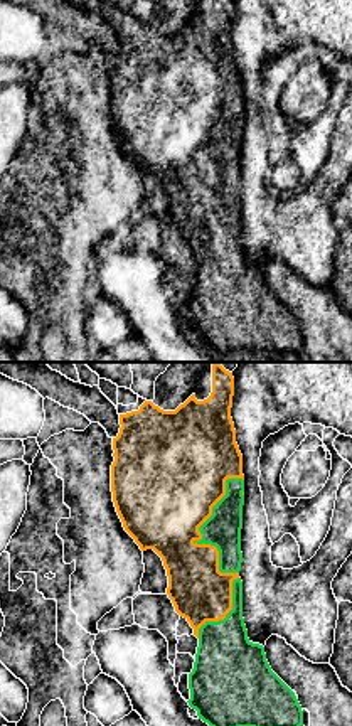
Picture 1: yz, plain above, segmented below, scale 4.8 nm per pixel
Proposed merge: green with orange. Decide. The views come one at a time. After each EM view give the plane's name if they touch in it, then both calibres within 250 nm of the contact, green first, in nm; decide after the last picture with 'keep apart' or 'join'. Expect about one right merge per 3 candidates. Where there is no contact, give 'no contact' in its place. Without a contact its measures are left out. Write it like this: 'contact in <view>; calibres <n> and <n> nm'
contact in yz; calibres 180 and 500 nm

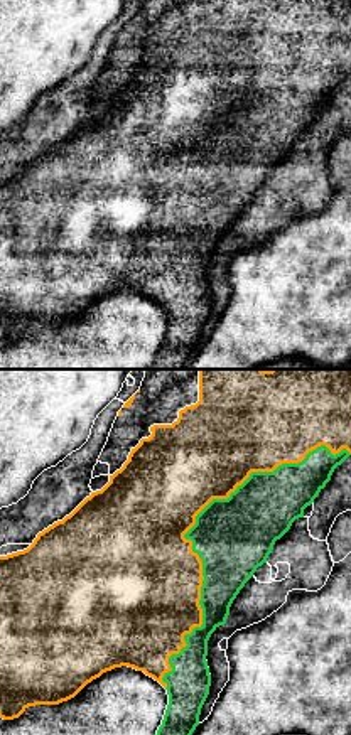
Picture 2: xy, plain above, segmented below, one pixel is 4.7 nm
contact in xy; calibres 380 and 480 nm

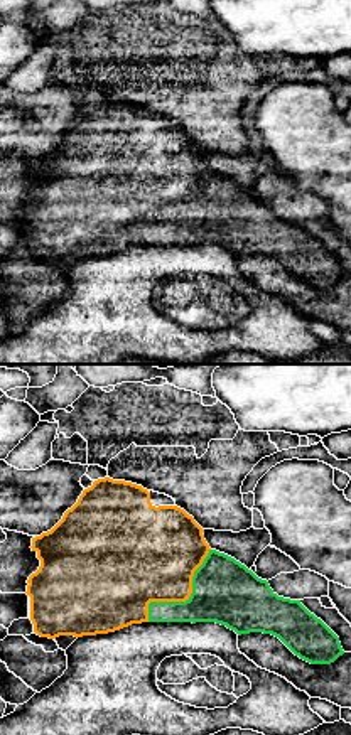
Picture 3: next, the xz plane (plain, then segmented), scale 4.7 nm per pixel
contact in xz; calibres 300 and 400 nm

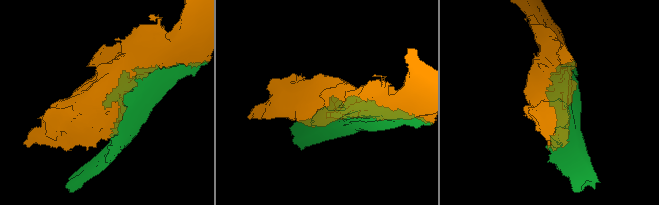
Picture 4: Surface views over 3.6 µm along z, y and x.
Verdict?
join

